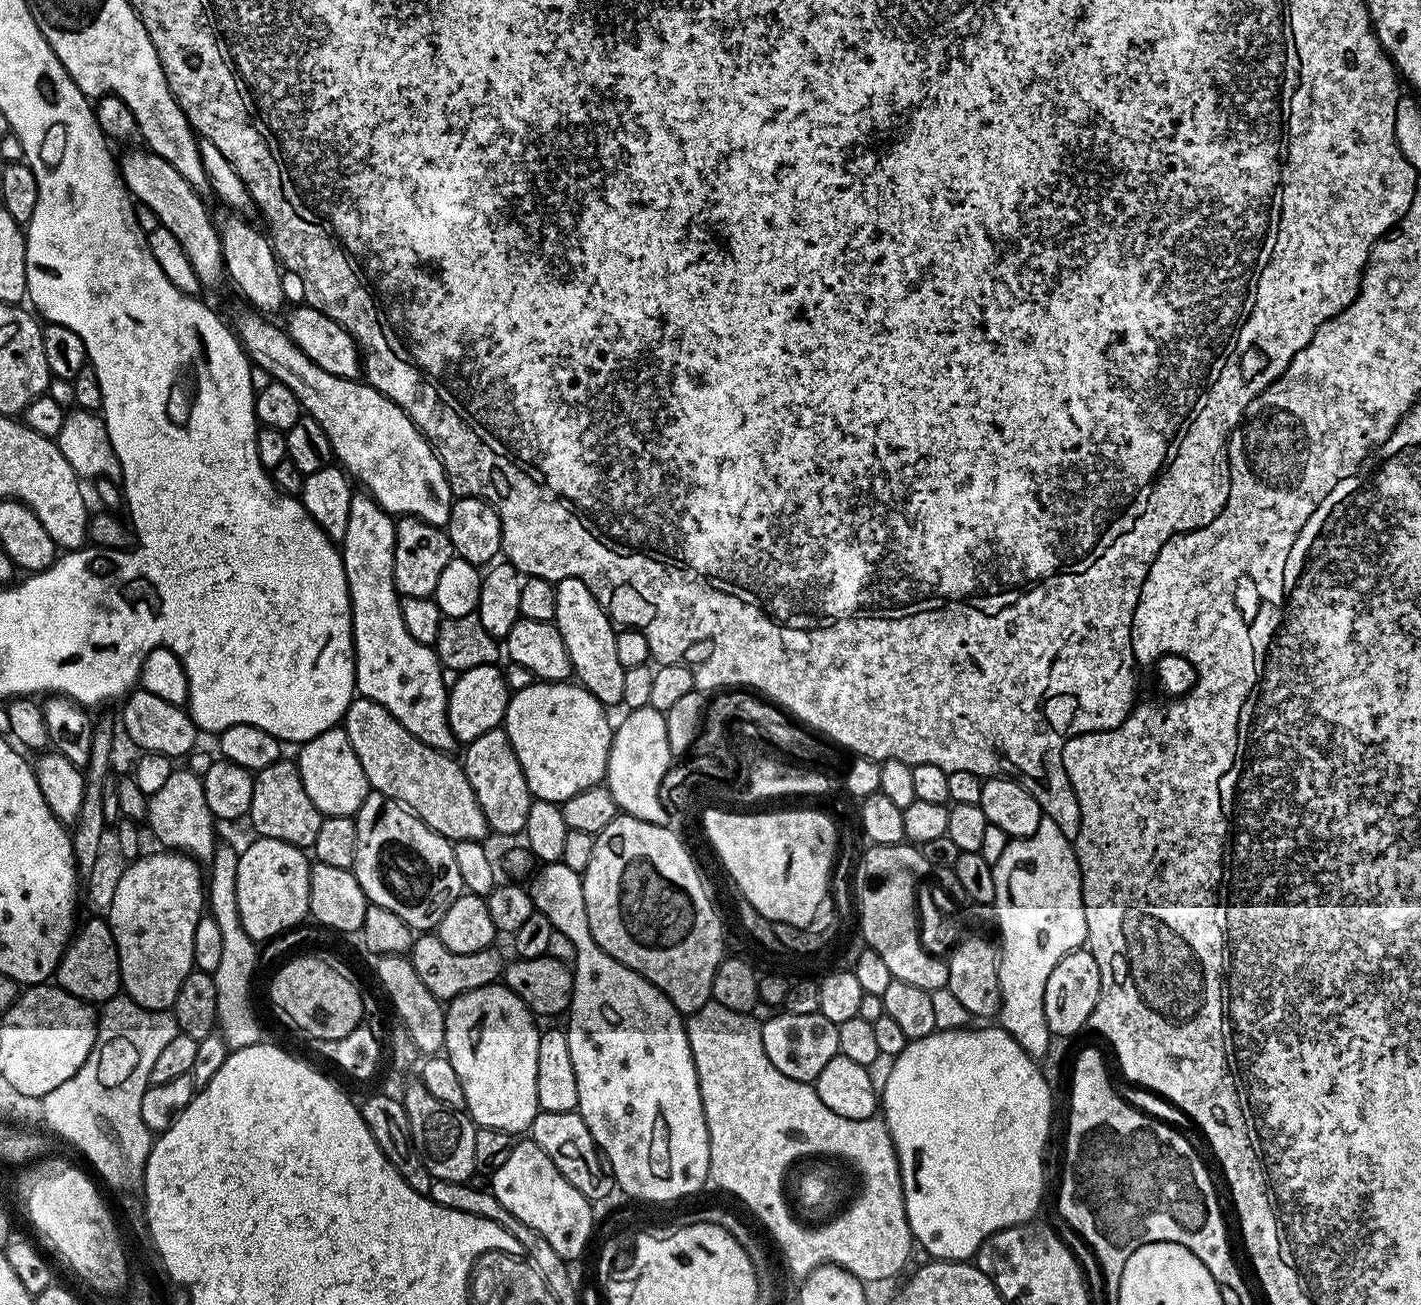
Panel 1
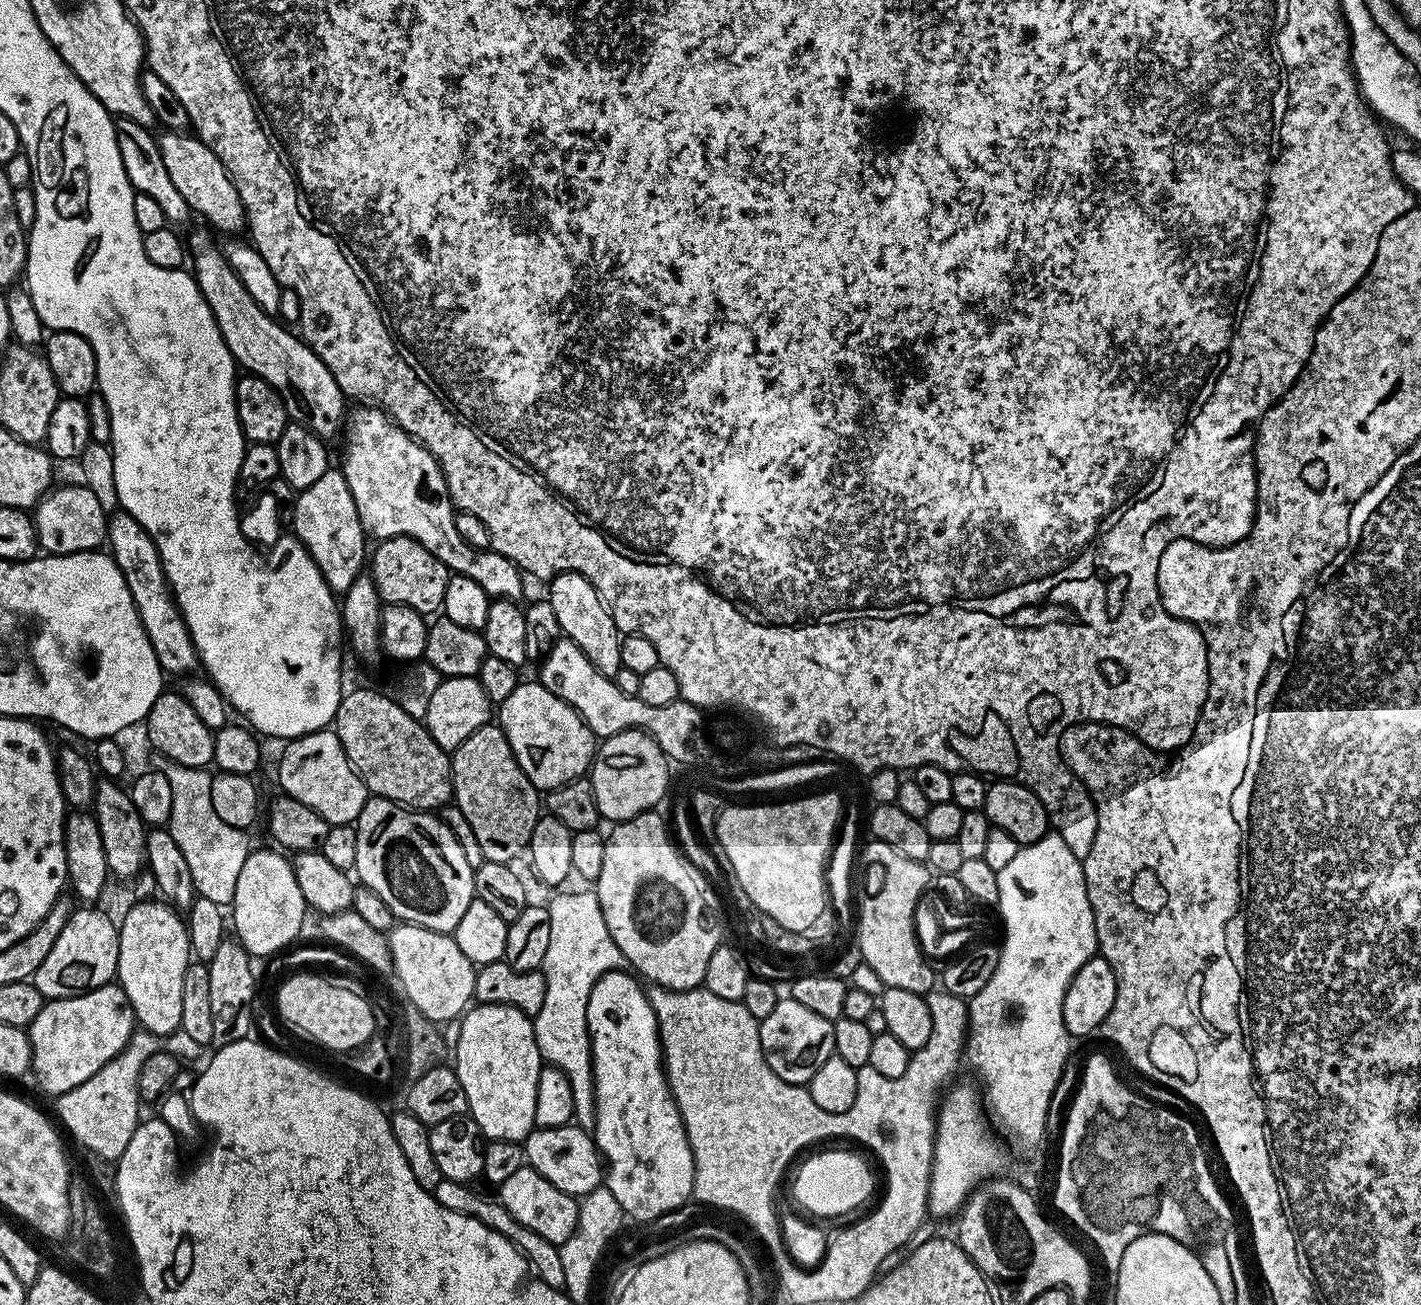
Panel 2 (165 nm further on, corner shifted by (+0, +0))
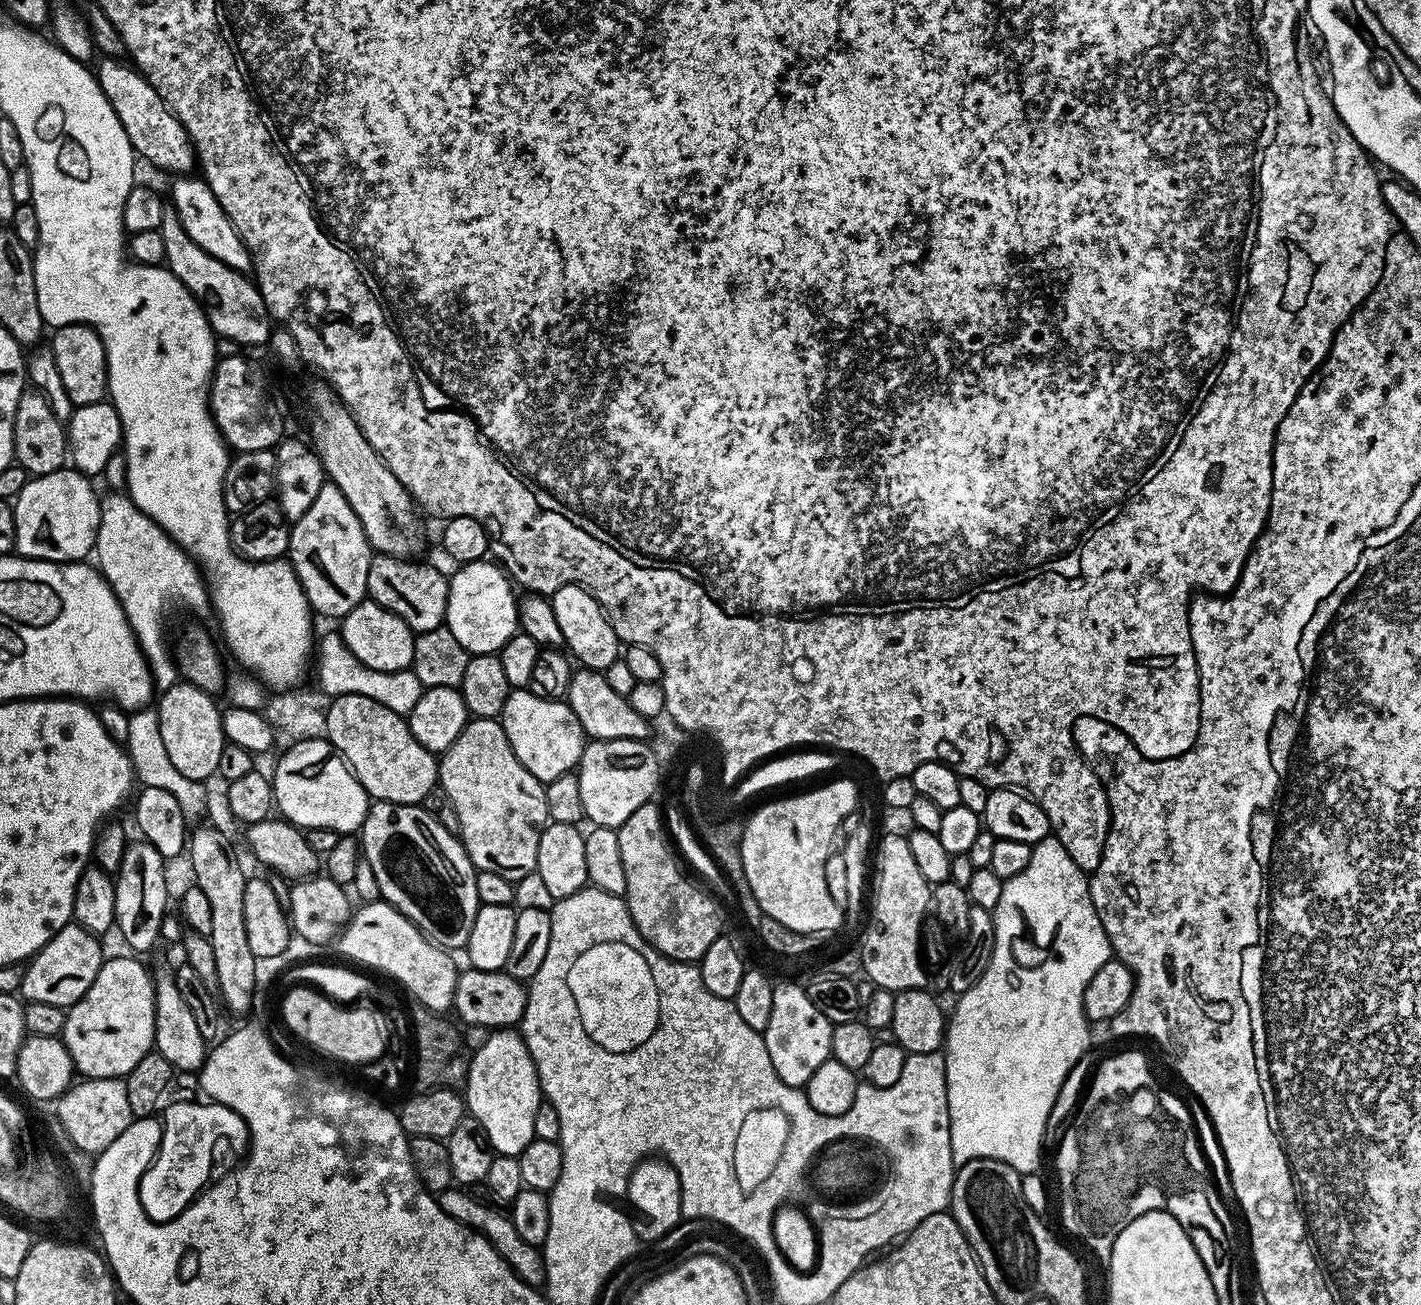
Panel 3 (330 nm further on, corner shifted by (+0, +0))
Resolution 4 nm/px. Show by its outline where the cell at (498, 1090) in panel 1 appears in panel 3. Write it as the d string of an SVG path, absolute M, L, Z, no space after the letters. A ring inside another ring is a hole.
M492 1030L485 1035L482 1046L478 1046L471 1053L466 1083L463 1085L462 1092L466 1097L467 1111L480 1123L482 1130L488 1135L493 1153L502 1156L519 1156L522 1150L526 1150L526 1146L534 1138L534 1114L538 1114L542 1093L536 1067L530 1058L530 1050L519 1031Z

